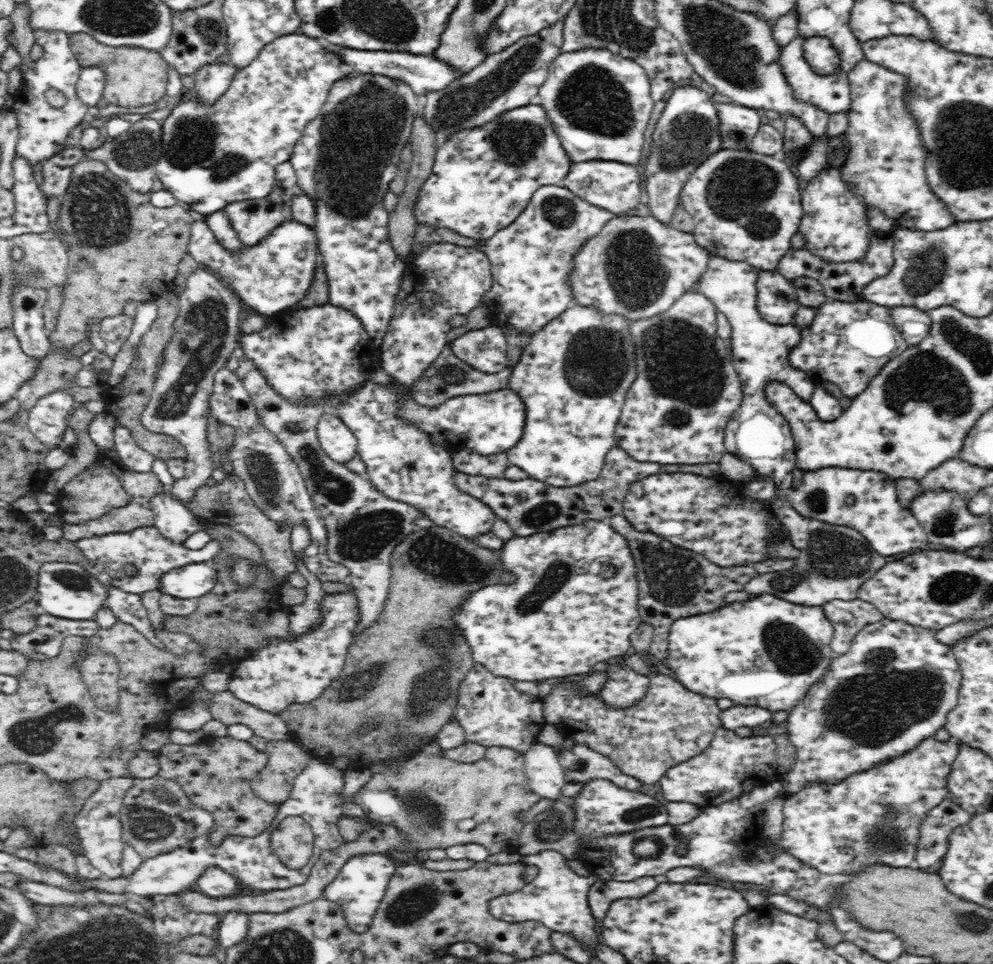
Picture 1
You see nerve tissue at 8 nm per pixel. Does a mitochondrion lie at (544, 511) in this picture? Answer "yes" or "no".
yes

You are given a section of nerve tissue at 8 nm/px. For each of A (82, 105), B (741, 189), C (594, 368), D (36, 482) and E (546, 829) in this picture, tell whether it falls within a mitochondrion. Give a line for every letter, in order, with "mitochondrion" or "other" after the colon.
A: other
B: mitochondrion
C: mitochondrion
D: other
E: mitochondrion

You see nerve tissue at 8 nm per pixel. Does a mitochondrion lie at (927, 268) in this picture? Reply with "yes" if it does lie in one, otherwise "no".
yes

